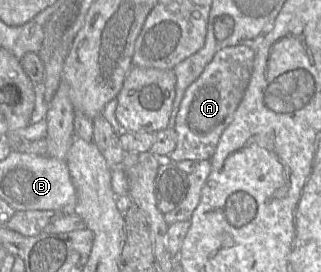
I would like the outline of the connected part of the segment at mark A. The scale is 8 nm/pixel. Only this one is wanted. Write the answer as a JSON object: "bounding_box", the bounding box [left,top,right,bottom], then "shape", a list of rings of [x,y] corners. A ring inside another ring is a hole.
{"bounding_box":[168,45,256,160],"shape":[[[238,45],[221,47],[202,74],[185,91],[176,117],[177,146],[168,160],[210,160],[223,131],[229,126],[245,94],[254,67],[256,51]]]}

